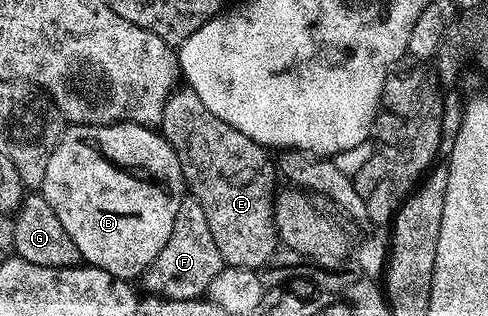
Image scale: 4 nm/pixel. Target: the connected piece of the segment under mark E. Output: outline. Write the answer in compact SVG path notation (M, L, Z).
M179 86L179 91L171 90L162 105L160 133L172 145L182 166L182 178L185 186L192 190L193 198L200 201L208 219L208 229L212 229L212 237L216 241L216 249L222 255L223 264L231 267L248 267L258 269L265 265L276 254L276 232L272 214L272 192L276 167L269 159L267 148L261 147L256 141L244 137L232 125L220 121L196 97L196 93L189 87Z

